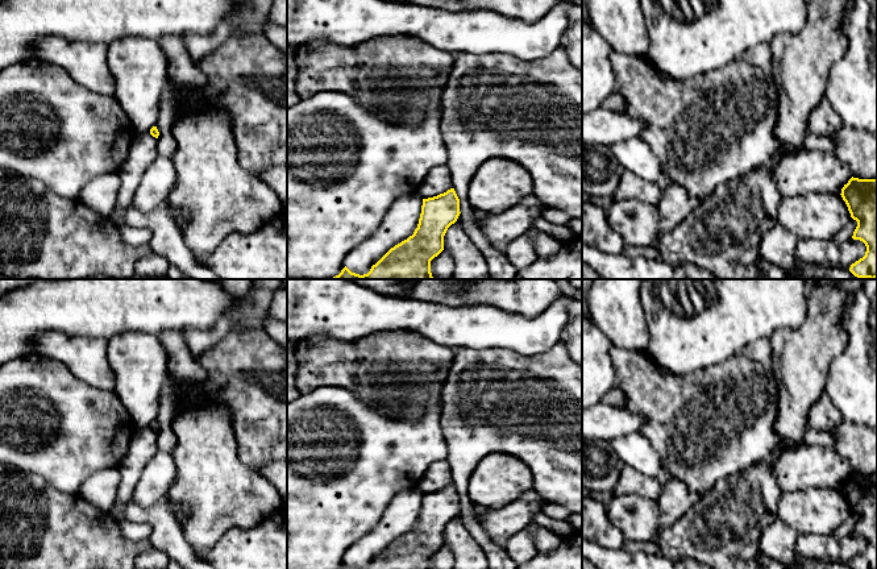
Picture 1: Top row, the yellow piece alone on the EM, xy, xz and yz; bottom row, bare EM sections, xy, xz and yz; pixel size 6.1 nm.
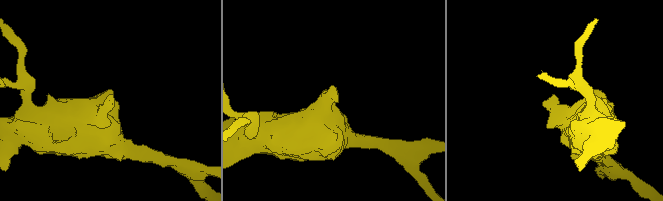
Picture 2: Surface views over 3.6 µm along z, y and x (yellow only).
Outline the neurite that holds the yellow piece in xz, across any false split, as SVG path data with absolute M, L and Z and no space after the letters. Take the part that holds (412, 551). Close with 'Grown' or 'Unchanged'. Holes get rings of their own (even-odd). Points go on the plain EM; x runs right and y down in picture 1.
M454 483L423 494L413 529L391 543L367 569L432 569L431 556L444 545L444 531L460 508Z. Unchanged

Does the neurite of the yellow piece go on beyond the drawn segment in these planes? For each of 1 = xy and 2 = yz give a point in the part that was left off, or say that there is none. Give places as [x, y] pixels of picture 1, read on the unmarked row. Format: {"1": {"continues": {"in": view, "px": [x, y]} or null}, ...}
{"1": {"continues": null}, "2": {"continues": null}}

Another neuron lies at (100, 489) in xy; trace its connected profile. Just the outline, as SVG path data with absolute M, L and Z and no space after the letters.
M117 468L101 469L92 473L80 486L78 495L100 510L109 511L117 495L121 472Z

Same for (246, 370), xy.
M265 328L233 329L212 348L196 357L207 377L195 383L178 383L169 374L165 378L157 424L157 447L173 453L176 436L173 420L192 404L225 407L232 418L240 461L261 470L273 461L287 462L287 349Z

